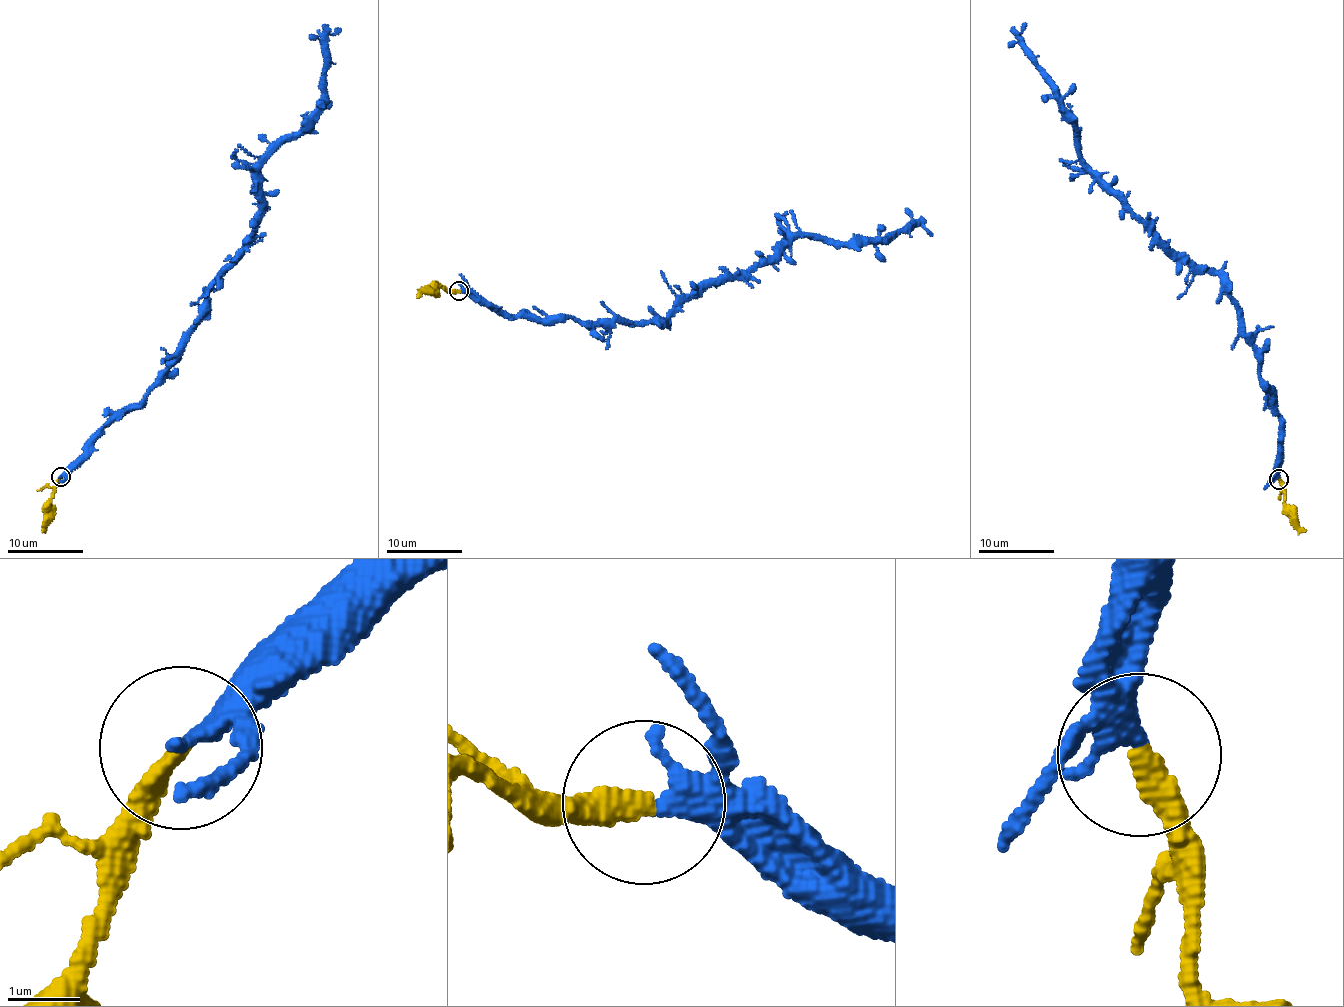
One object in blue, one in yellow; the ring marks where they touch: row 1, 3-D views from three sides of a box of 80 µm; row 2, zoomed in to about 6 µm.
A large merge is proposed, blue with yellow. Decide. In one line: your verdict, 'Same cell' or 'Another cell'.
Same cell

